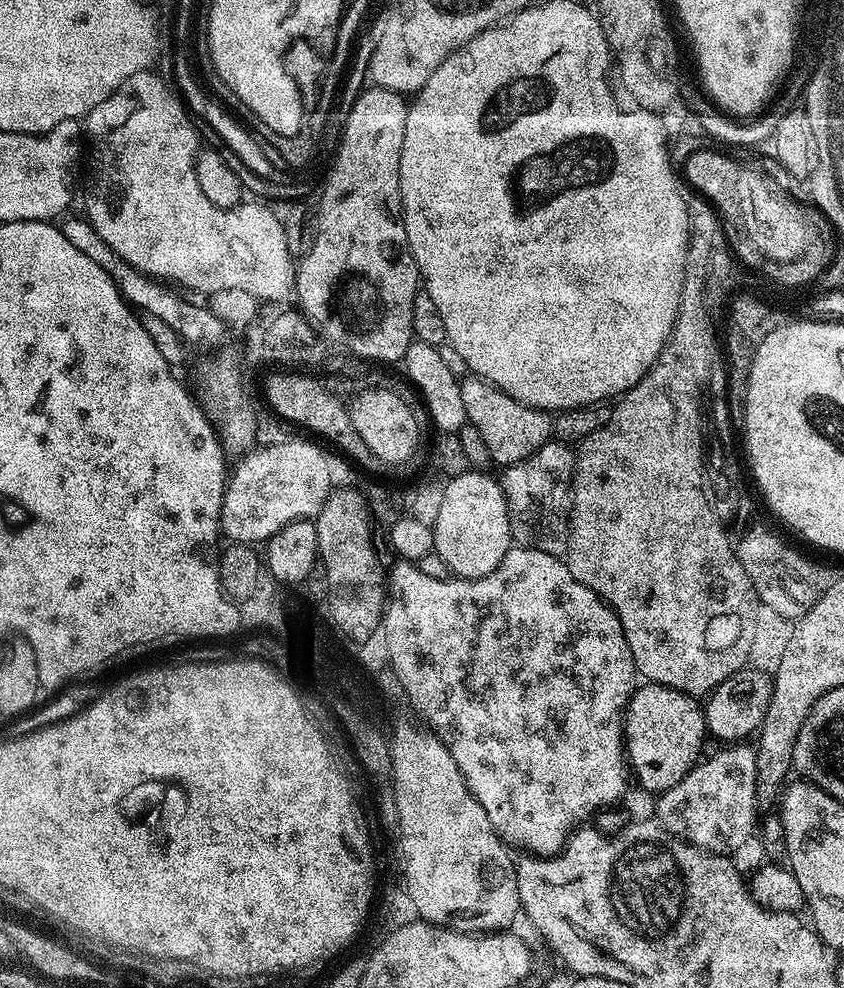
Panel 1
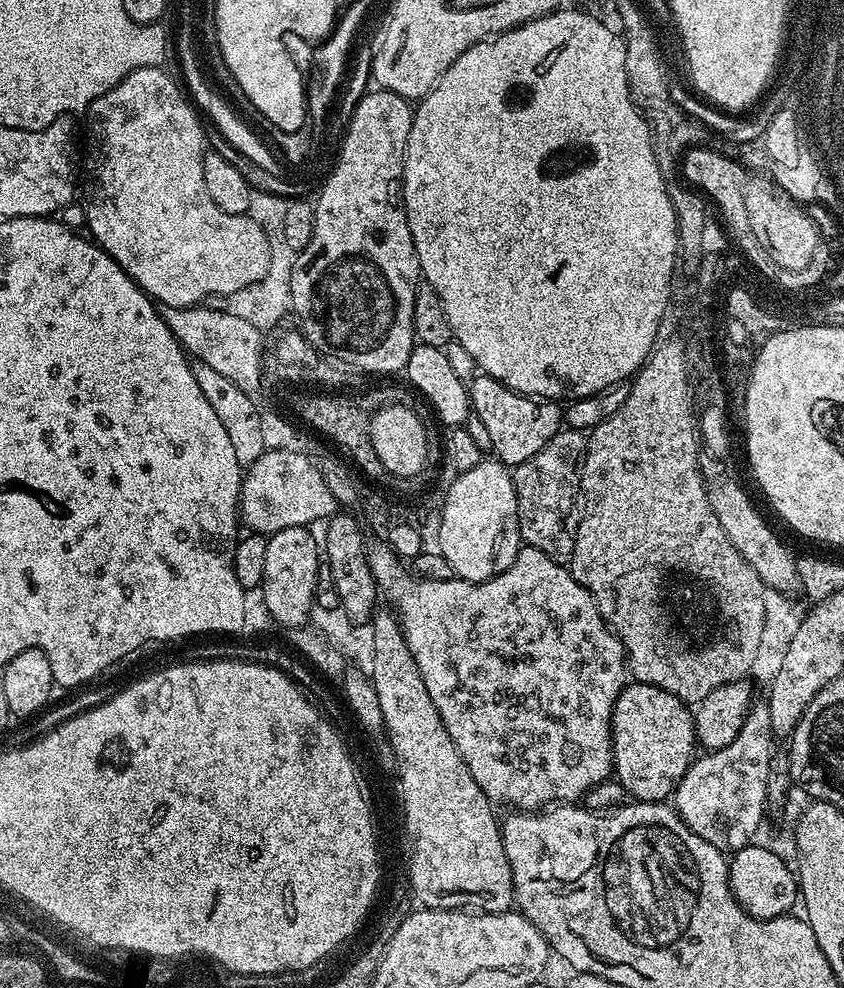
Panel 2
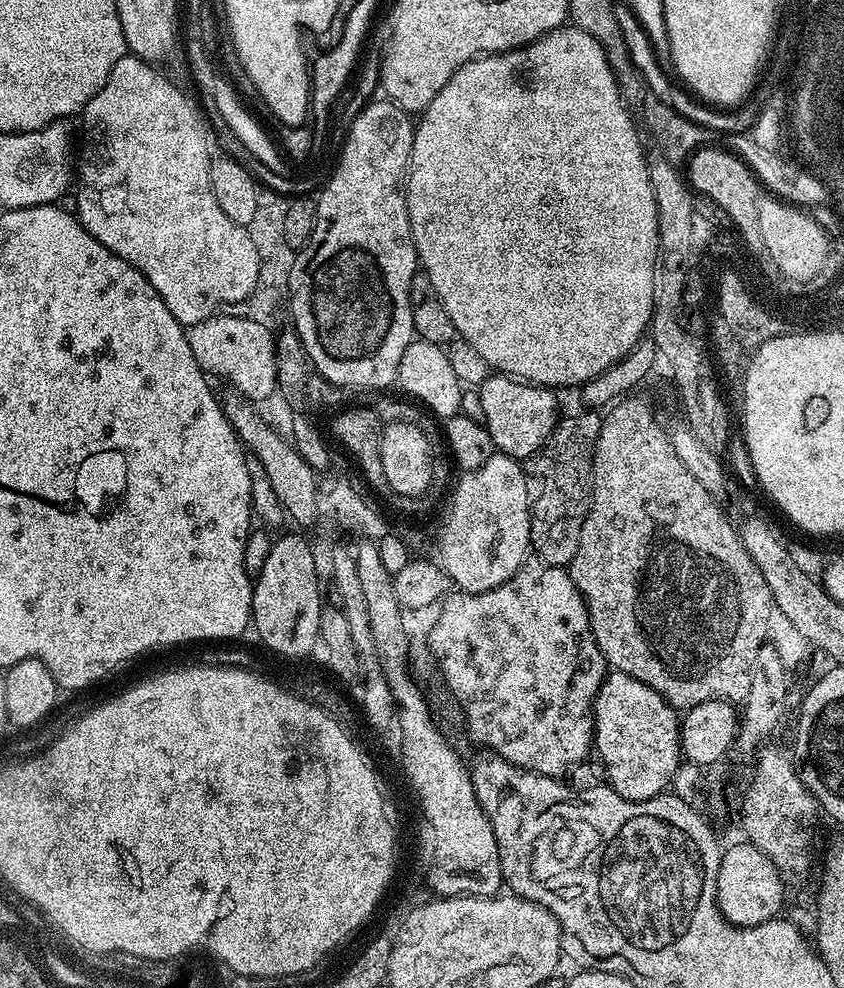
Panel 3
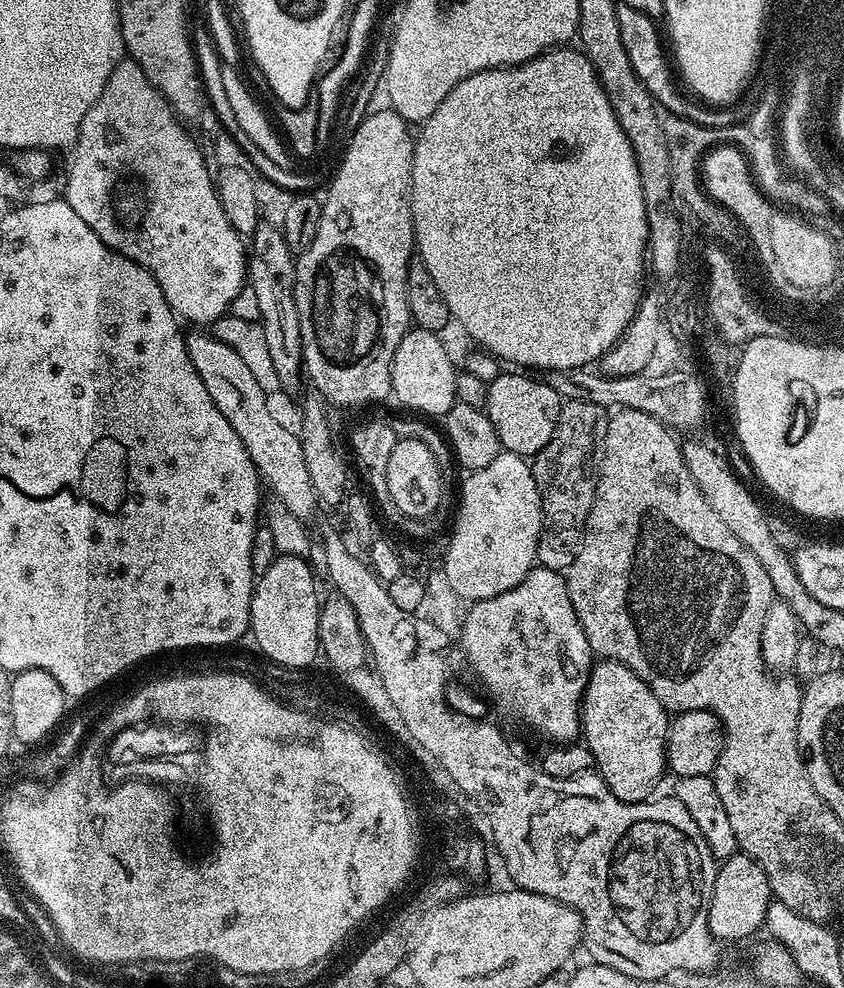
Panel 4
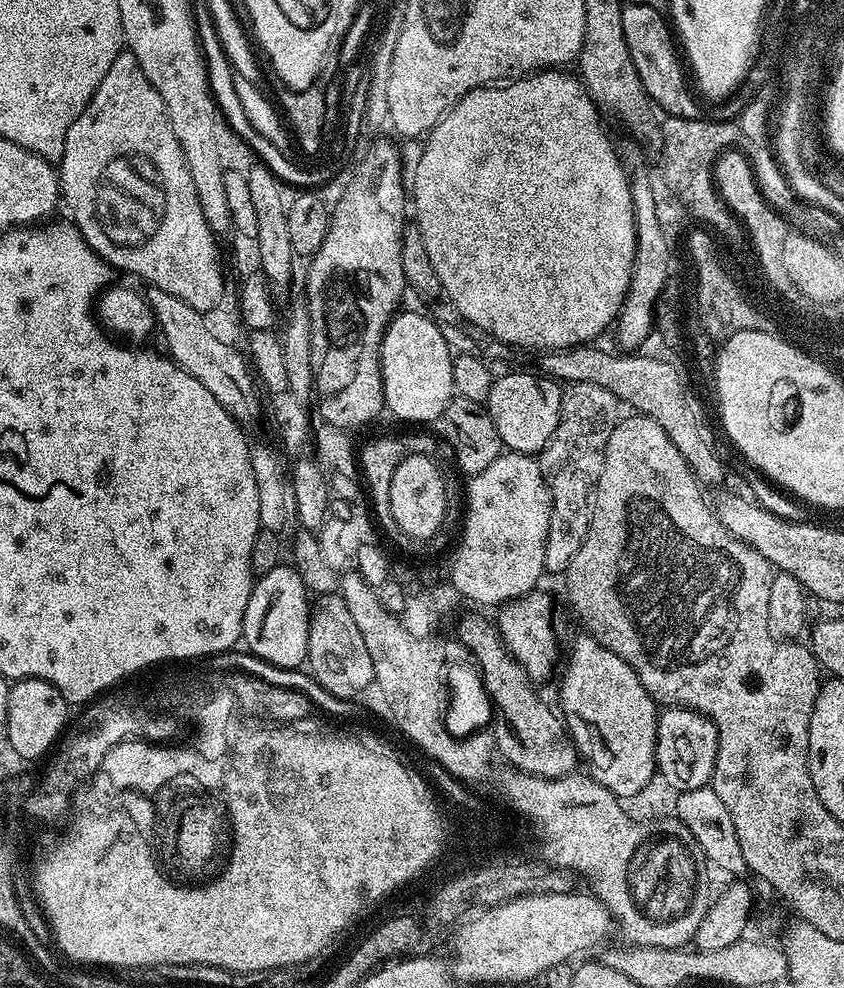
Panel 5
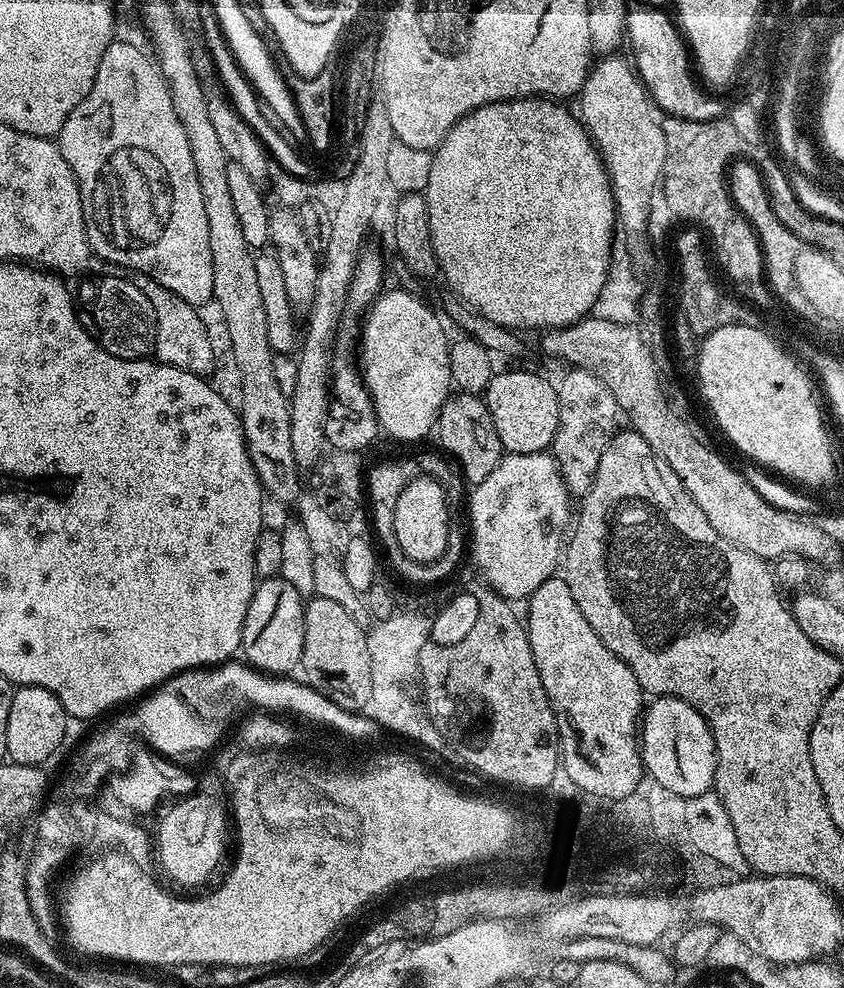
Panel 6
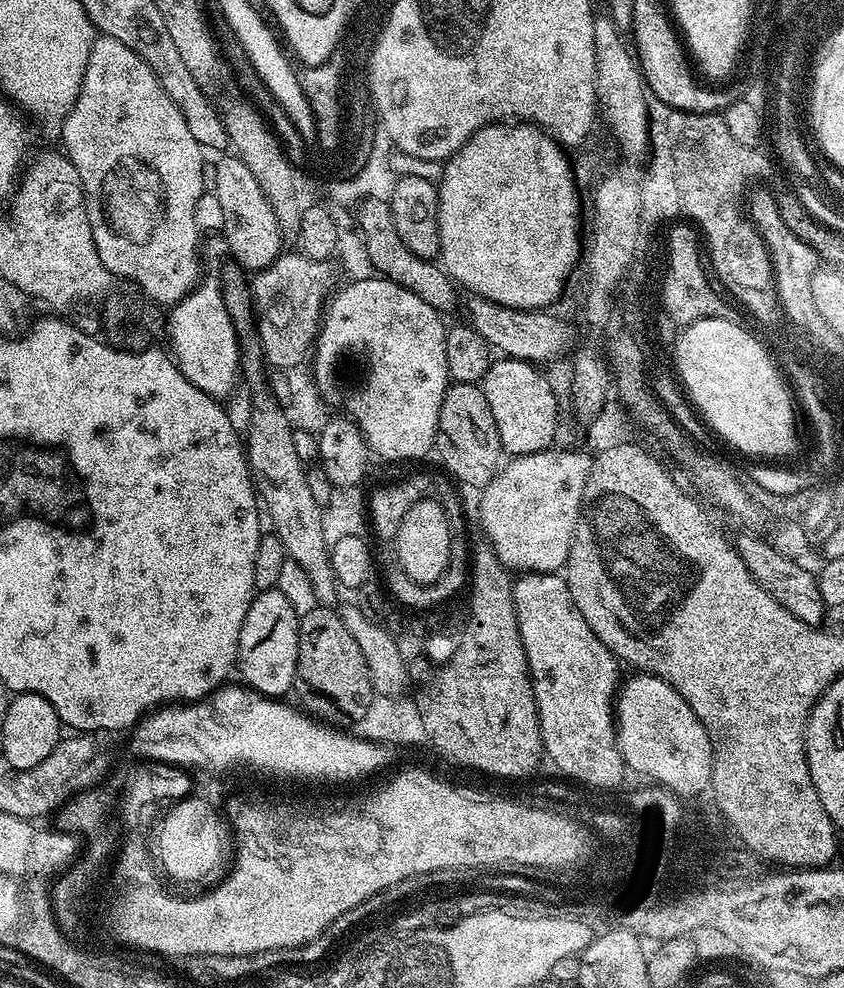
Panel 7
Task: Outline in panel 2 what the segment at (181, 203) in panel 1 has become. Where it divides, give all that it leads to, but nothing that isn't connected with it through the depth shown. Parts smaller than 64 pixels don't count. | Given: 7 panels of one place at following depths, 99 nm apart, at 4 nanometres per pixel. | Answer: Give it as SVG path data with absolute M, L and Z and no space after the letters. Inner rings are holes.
M163 67L134 70L130 74L126 74L126 78L122 78L122 82L118 82L118 86L114 86L114 90L102 94L102 98L98 98L93 104L88 105L86 109L86 117L88 116L88 176L92 181L88 184L88 201L84 204L84 216L88 219L89 230L87 229L87 231L90 233L91 239L99 244L106 254L110 254L110 258L114 258L114 262L118 262L118 266L122 266L122 270L127 276L132 277L134 283L147 296L152 297L157 305L174 308L194 307L205 299L203 296L227 298L232 292L242 290L243 287L250 287L267 276L269 274L268 264L272 260L273 253L270 251L270 247L268 248L267 234L251 220L253 218L251 215L226 214L216 205L214 198L210 198L210 194L206 194L206 178L202 178L206 136L204 140L204 128L200 125L201 117L192 101L182 91L181 85L179 83L176 85L164 71Z

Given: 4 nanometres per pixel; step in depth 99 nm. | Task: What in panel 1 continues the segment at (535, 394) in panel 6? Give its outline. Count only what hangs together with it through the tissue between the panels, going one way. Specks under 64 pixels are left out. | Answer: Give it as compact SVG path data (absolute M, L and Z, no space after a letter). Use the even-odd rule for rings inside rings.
M465 375L460 380L460 389L468 423L474 426L474 430L478 430L478 434L482 434L486 450L490 450L492 455L493 465L507 466L522 462L530 458L530 454L537 452L543 444L548 443L553 435L553 417L549 413L510 398L510 394L494 387L490 382L481 380L479 376Z

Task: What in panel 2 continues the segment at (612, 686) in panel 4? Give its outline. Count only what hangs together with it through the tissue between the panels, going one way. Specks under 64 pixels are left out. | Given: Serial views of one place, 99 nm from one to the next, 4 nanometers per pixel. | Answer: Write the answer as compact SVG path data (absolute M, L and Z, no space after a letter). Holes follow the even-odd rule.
M625 683L612 711L612 766L633 801L667 801L697 752L696 721L689 705L658 686Z

